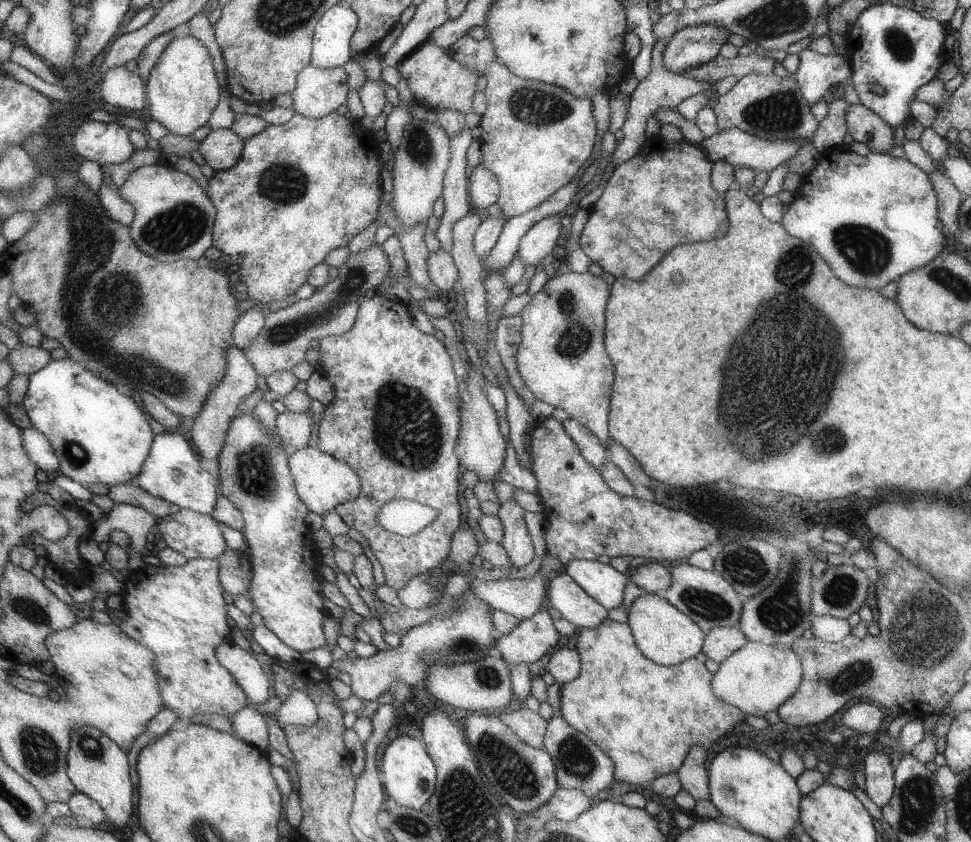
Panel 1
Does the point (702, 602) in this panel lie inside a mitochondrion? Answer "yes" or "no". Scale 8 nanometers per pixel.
yes

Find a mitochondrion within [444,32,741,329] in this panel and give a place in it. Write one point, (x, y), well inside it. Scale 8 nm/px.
(539, 107)

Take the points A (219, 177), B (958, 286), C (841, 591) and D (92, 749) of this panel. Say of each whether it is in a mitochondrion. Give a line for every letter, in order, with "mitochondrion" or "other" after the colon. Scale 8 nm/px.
A: other
B: mitochondrion
C: mitochondrion
D: mitochondrion

